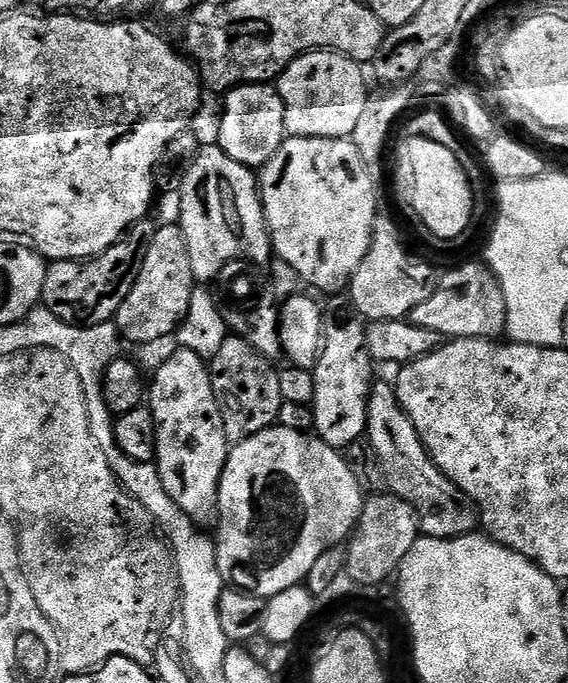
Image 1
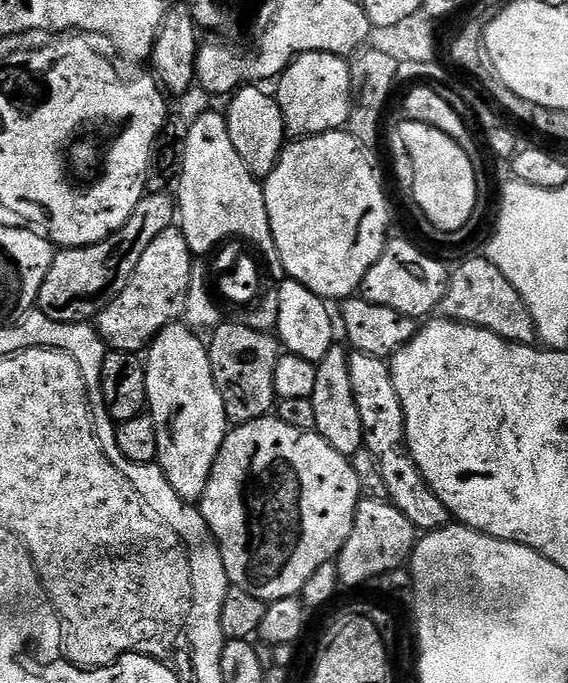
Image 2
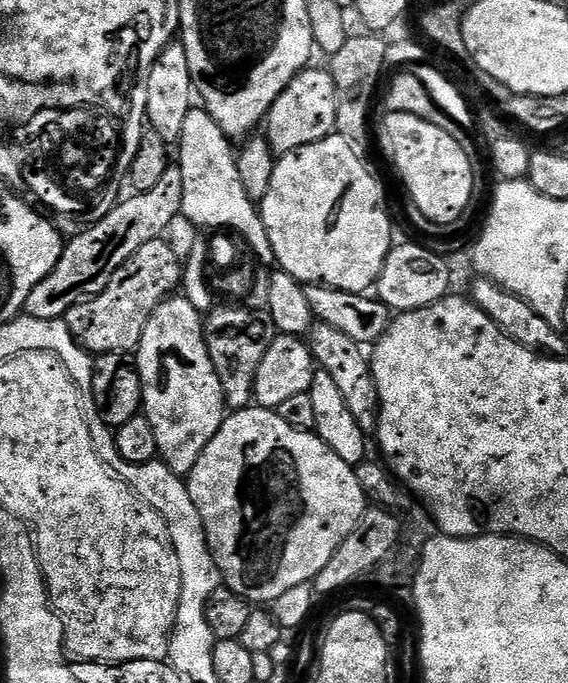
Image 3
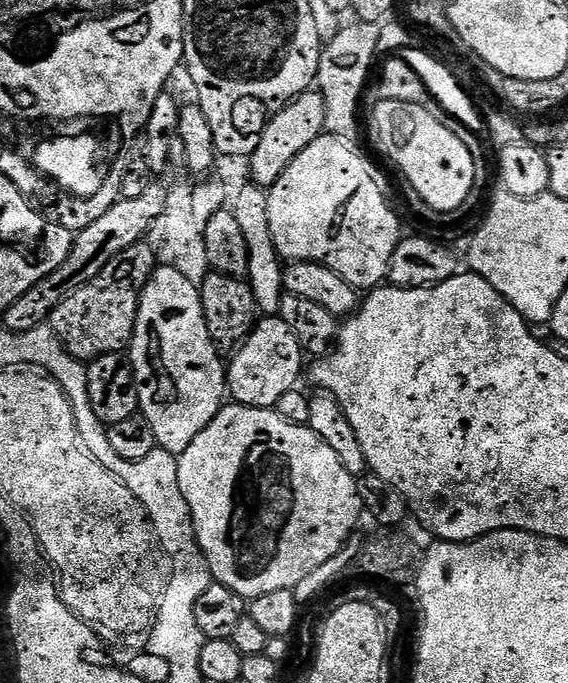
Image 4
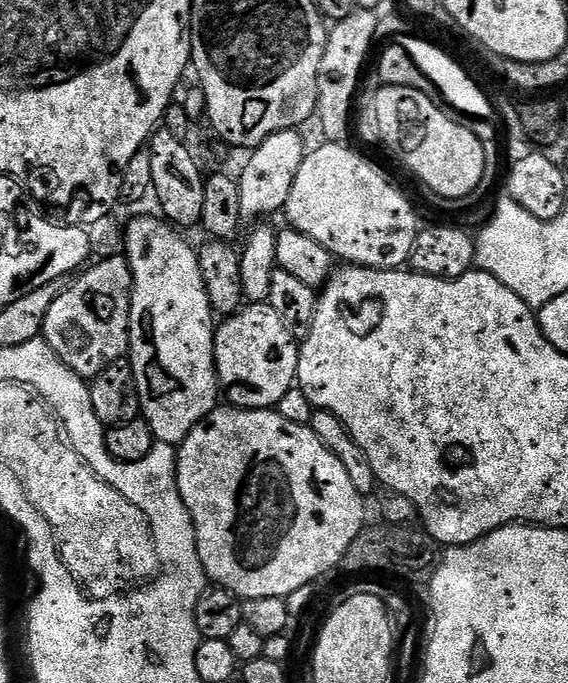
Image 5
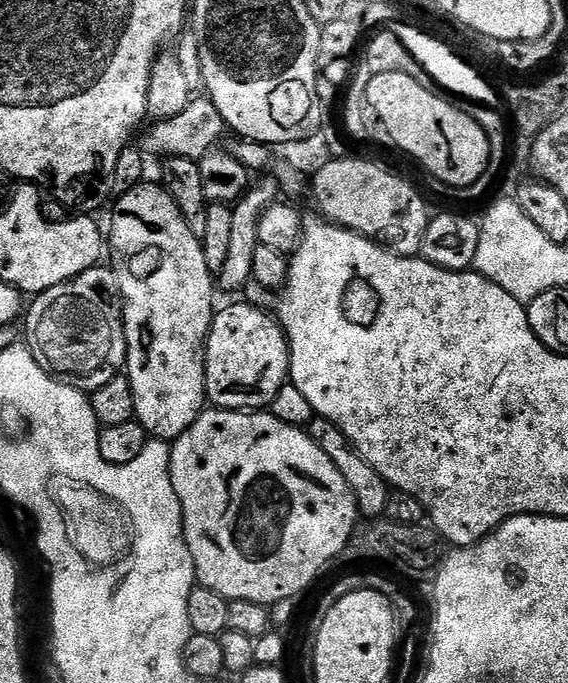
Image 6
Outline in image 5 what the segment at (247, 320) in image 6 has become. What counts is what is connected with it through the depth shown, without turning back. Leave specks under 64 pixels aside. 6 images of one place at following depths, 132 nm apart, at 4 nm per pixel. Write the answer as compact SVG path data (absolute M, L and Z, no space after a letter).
M252 302L241 307L239 312L221 319L216 328L216 378L223 399L225 396L228 399L225 401L233 408L275 409L282 394L297 383L299 357L297 337L266 302Z

